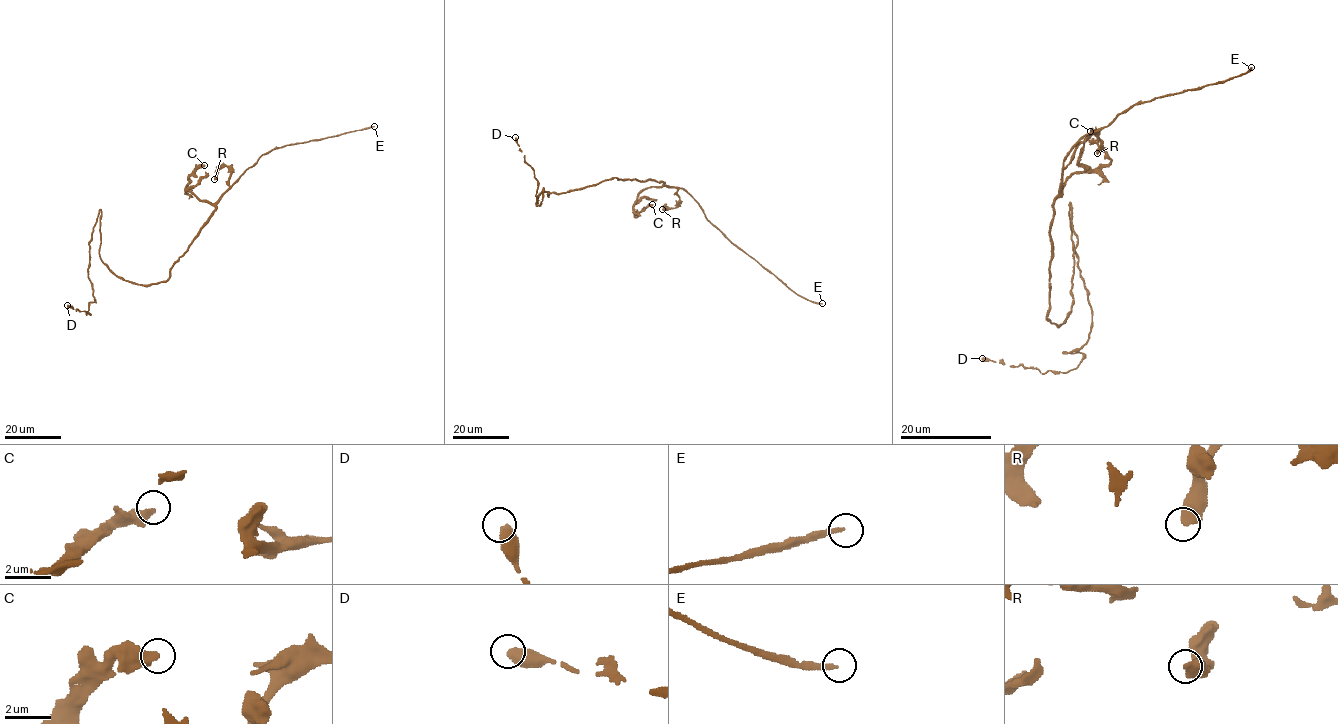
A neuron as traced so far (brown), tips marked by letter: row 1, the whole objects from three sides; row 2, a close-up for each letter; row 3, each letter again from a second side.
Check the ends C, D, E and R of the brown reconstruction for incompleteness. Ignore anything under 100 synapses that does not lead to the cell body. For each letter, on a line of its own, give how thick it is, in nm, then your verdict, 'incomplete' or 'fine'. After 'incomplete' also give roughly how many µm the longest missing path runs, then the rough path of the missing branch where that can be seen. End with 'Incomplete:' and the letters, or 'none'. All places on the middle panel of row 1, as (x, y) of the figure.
C: 460 nm thick; fine
D: 550 nm thick; fine
E: 190 nm thick; incomplete; about 90 µm are missing
R: 500 nm thick; fine
Incomplete: E

